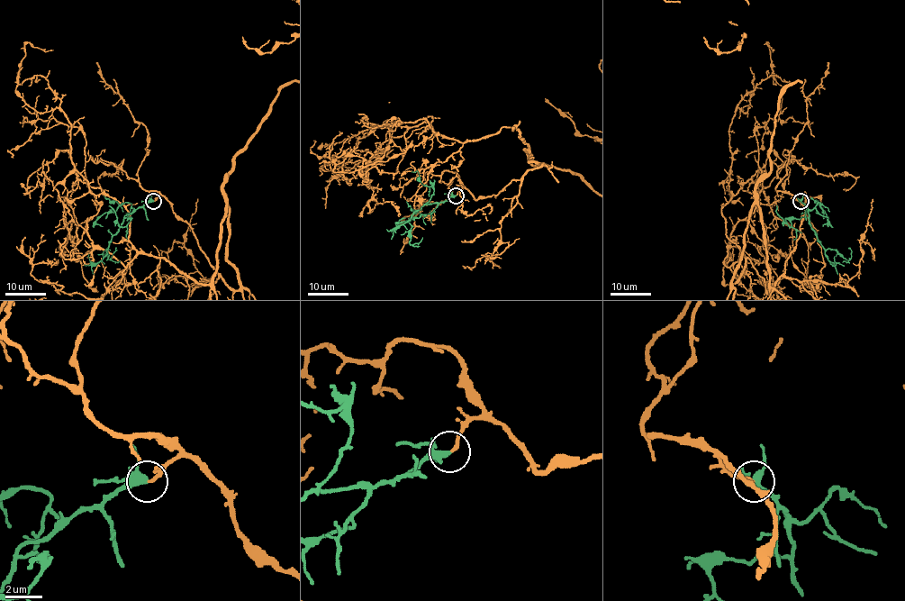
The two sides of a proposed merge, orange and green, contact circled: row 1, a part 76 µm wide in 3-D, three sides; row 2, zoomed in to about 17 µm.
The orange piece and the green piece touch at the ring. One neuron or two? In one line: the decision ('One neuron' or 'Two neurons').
One neuron

